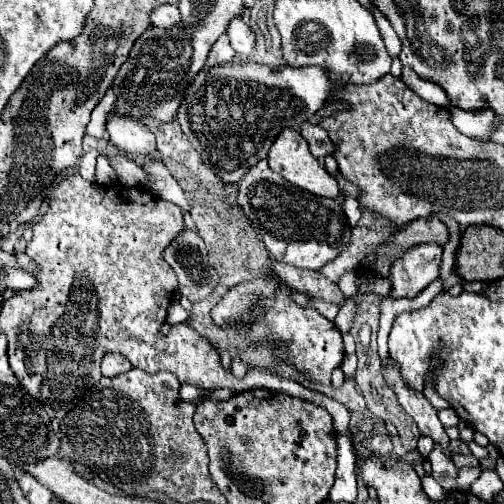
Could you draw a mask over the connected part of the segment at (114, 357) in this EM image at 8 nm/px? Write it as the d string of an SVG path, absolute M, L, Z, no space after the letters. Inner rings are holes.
M109 352L103 356L103 364L101 364L103 376L117 376L117 374L123 374L129 370L131 370L131 362L123 354Z

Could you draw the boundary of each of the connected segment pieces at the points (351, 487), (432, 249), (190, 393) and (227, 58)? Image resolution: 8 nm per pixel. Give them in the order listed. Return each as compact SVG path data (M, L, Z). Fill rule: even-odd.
M351 432L337 436L337 472L335 484L329 492L331 502L355 502L357 476L355 476L355 450L351 444Z
M419 244L407 250L391 268L391 294L395 298L415 298L439 276L443 246Z
M181 386L181 398L189 402L199 402L203 398L209 398L209 390L195 388L195 386Z
M223 34L219 36L219 40L213 44L209 56L207 56L207 66L219 66L219 64L227 64L235 60L235 50L229 44L229 36Z

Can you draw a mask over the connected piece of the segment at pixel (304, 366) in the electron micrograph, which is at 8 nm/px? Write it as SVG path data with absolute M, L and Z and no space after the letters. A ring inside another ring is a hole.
M269 272L269 274L261 274L259 278L255 278L255 280L251 280L251 282L241 282L241 284L237 284L237 286L233 286L233 288L229 288L227 292L225 292L225 296L221 298L221 302L217 304L217 306L213 306L211 308L211 318L213 318L213 324L217 324L217 326L221 326L221 328L229 328L229 326L239 326L239 328L247 328L245 332L241 332L241 334L245 334L245 338L249 340L249 346L281 346L281 348L285 348L287 350L287 362L295 368L295 370L299 370L305 378L309 378L309 380L313 380L313 382L319 382L319 384L331 384L331 372L341 364L341 360L343 360L343 338L341 338L341 332L337 330L337 326L333 324L333 322L329 322L325 316L321 316L315 308L303 308L303 306L299 306L295 300L293 300L293 294L295 294L295 290L291 288L291 286L287 286L287 284L283 284L283 280L279 278L279 276L275 276L273 272Z

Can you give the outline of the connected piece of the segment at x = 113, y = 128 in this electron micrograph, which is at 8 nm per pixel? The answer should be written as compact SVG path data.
M113 114L109 118L107 130L111 136L111 144L125 150L127 154L151 156L157 152L155 134L143 122Z

